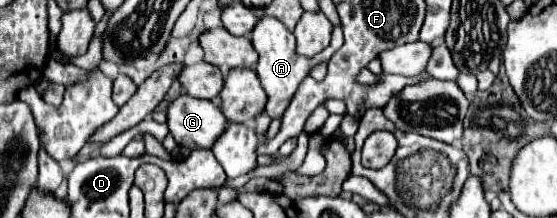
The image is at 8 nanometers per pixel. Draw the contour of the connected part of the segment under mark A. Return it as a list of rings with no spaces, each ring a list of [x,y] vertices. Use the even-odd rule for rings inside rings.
[[[264,16],[262,20],[258,20],[258,24],[256,24],[254,32],[252,32],[252,44],[254,44],[254,50],[260,54],[258,64],[256,64],[256,72],[258,72],[258,78],[262,82],[262,88],[268,94],[266,112],[270,114],[272,120],[276,120],[286,110],[286,104],[290,102],[290,96],[294,96],[294,92],[298,88],[298,82],[304,76],[310,74],[310,70],[316,66],[316,62],[322,62],[324,58],[332,57],[334,52],[344,44],[344,34],[341,28],[334,27],[330,46],[324,48],[320,54],[316,54],[312,58],[306,58],[306,56],[300,56],[296,52],[296,38],[294,38],[294,34],[288,32],[282,22],[278,22],[278,20],[270,18],[270,16]]]

